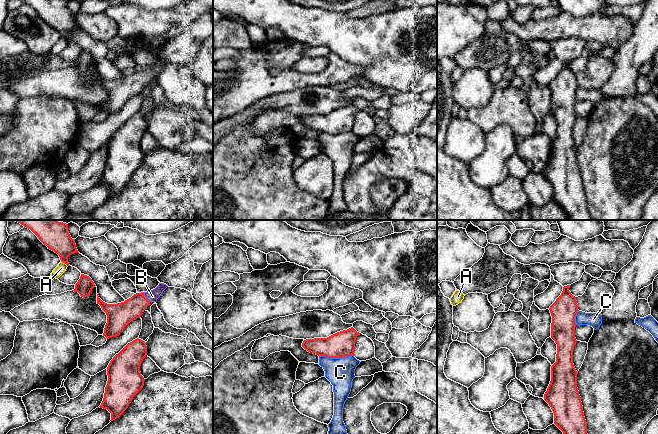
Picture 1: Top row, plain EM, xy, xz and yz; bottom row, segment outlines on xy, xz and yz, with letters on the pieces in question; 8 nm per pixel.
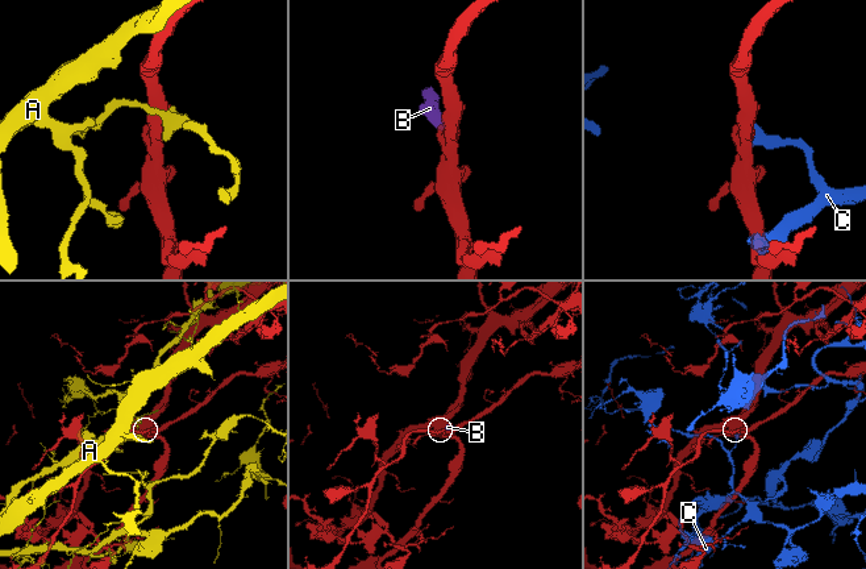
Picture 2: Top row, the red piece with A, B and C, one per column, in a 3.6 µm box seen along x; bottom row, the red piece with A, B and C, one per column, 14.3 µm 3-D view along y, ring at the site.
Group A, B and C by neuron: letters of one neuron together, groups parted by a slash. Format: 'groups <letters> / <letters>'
groups A / B / C

